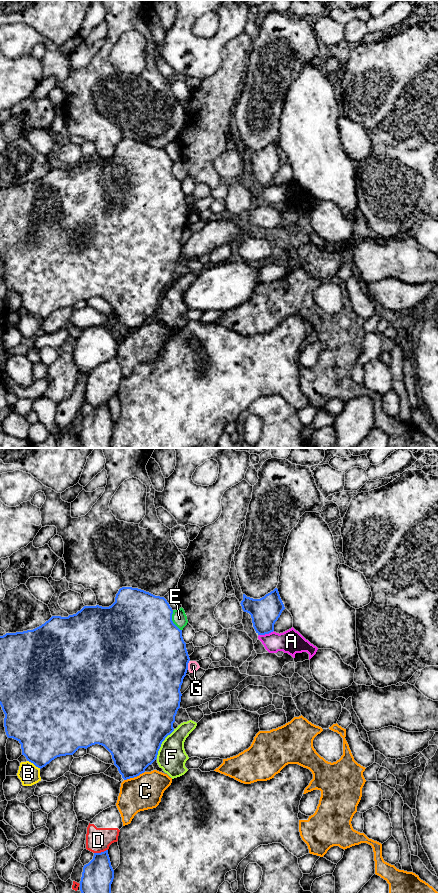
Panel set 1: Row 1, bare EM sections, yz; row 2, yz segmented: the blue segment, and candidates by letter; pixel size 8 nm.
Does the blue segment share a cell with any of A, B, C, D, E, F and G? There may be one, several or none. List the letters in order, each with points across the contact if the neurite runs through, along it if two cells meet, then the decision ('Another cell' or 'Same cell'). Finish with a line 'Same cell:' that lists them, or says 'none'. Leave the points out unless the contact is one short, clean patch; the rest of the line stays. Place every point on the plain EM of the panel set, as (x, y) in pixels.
A: Another cell
B: Another cell
C: Boundary: yz (144, 323), (124, 332). Another cell
D: Another cell
E: Another cell
F: Another cell
G: Another cell
Same cell: none

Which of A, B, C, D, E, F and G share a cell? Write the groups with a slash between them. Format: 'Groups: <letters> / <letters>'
Groups: A / B / C / D / E / F / G

